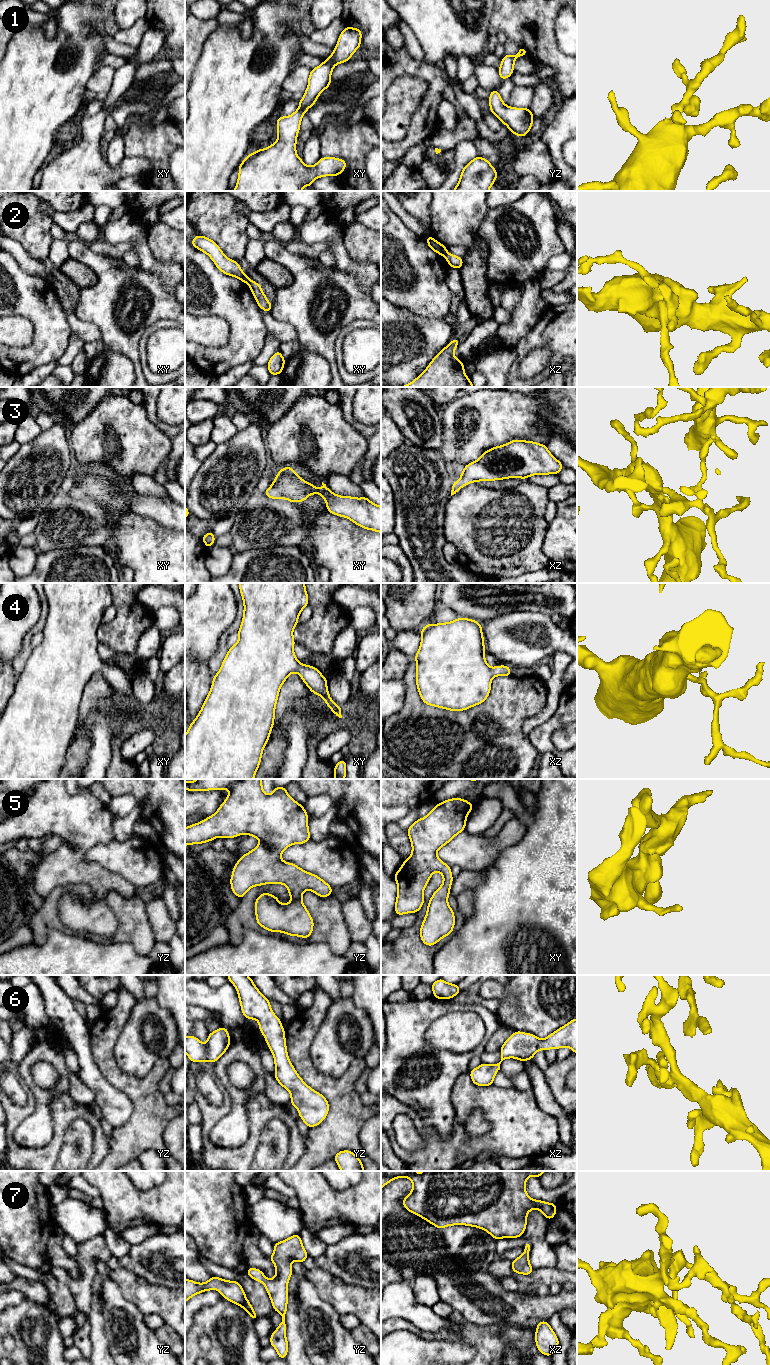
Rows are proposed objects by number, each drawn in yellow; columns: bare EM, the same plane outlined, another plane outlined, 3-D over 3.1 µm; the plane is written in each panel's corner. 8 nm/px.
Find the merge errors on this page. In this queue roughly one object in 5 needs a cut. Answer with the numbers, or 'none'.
2

